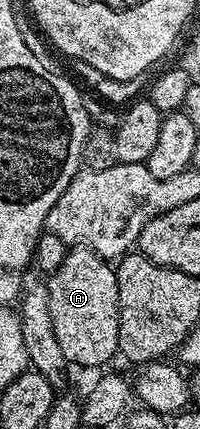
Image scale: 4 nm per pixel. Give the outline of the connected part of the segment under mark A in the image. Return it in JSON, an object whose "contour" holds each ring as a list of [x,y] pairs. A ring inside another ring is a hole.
{"contour":[[[85,247],[71,248],[64,263],[60,263],[60,267],[49,274],[45,287],[52,328],[71,366],[102,365],[112,360],[114,353],[116,357],[120,336],[118,275],[115,266],[107,258]]]}

